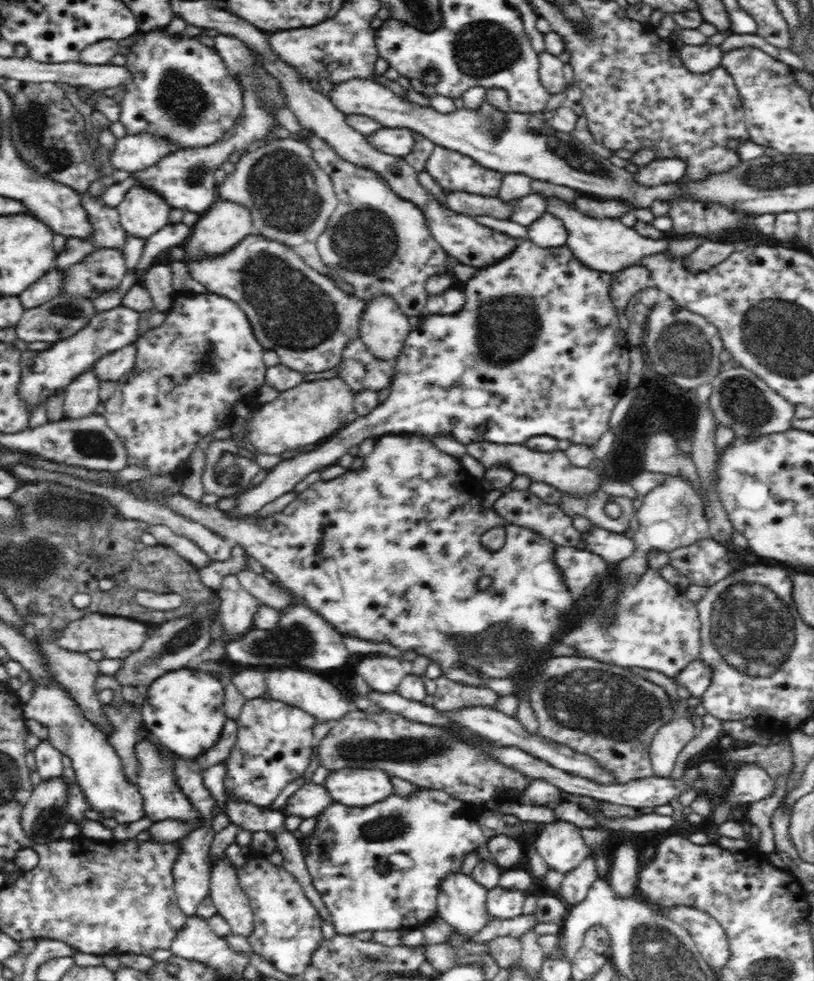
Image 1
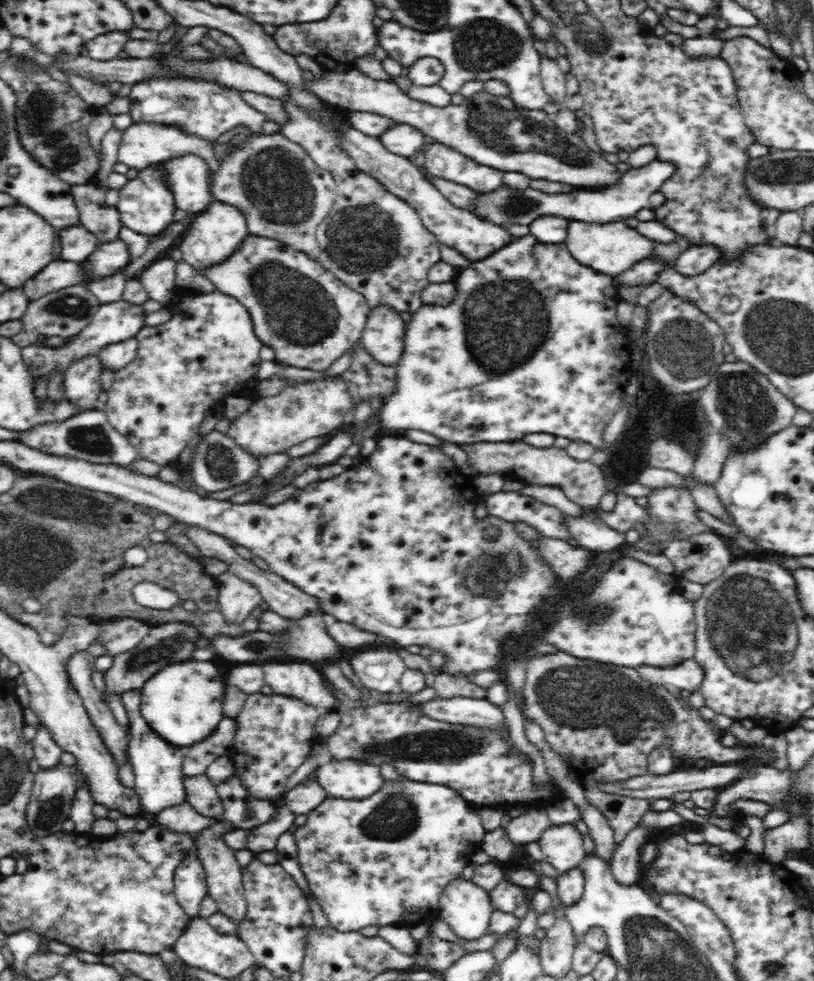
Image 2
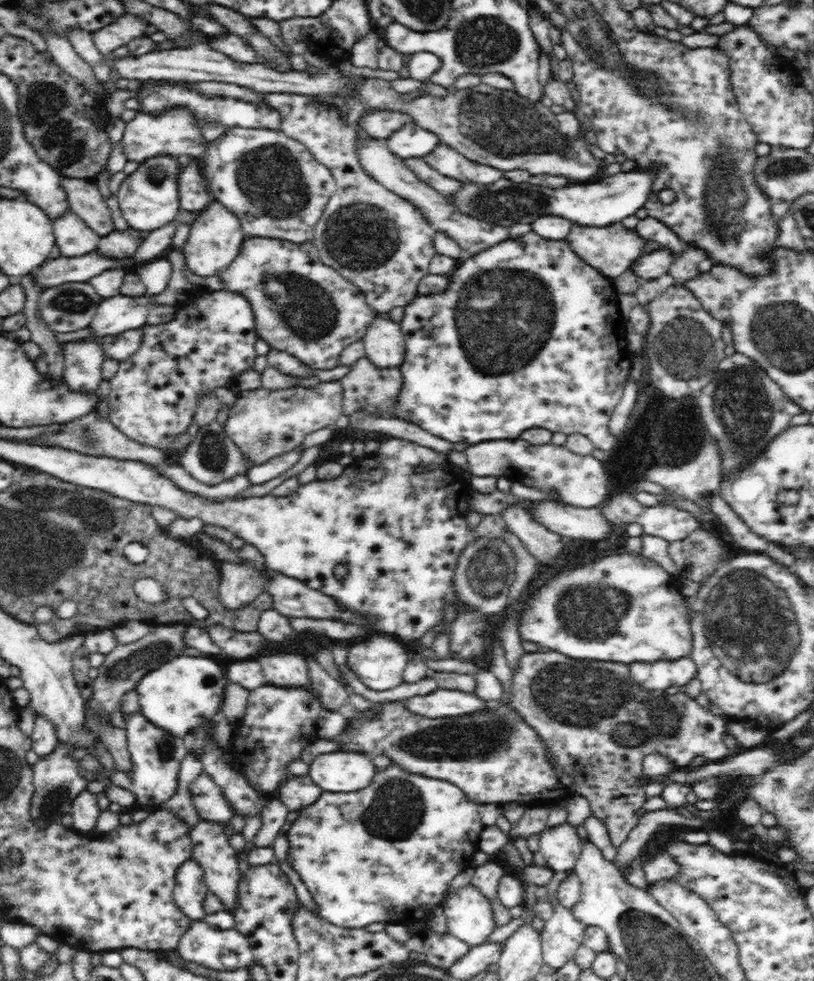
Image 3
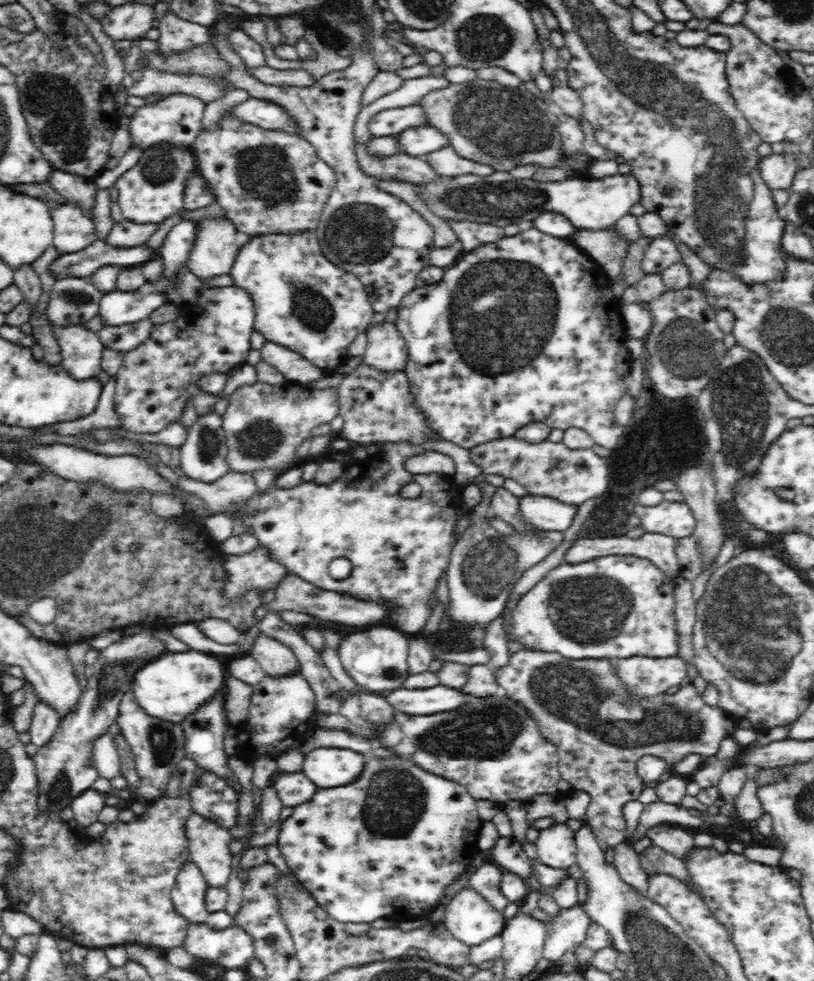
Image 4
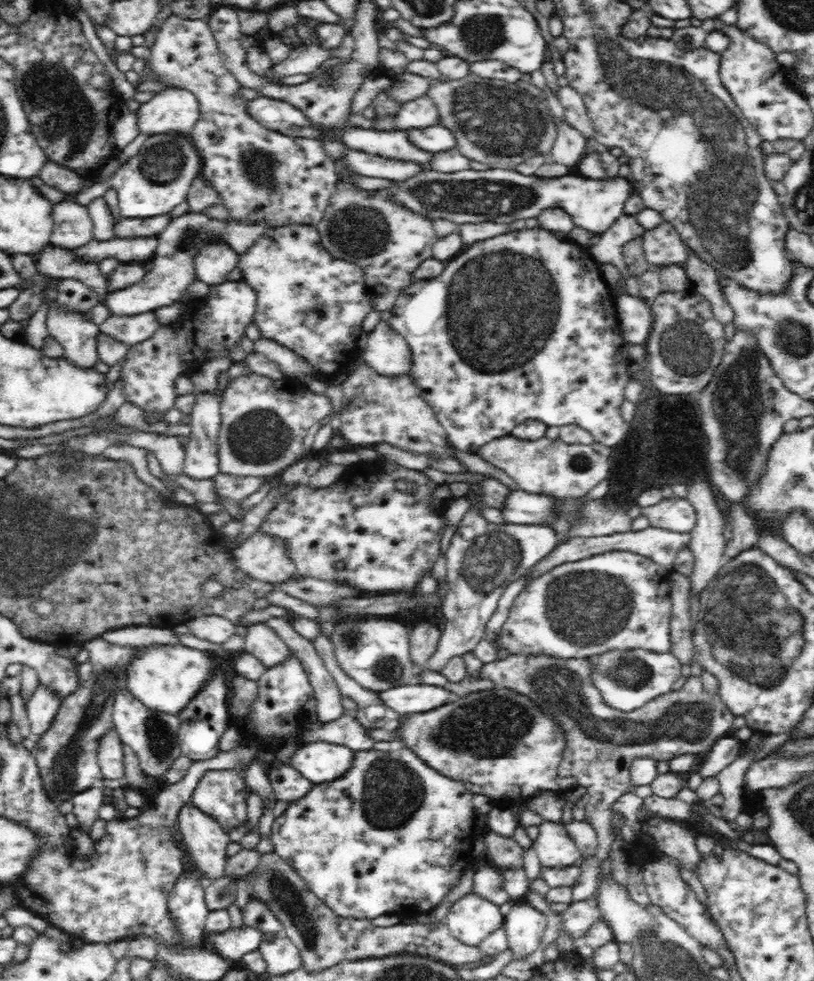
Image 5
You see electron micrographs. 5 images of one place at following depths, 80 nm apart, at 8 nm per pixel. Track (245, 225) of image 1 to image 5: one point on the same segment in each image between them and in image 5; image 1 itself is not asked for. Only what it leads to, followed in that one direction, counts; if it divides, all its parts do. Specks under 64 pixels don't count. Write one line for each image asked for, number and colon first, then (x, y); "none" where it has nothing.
2: (215, 234)
3: (216, 236)
4: (217, 242)
5: (214, 262)

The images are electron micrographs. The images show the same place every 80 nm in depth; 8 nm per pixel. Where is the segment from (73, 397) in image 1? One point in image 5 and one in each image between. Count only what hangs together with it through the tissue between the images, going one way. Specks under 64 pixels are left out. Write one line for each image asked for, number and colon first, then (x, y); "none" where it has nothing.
2: (82, 382)
3: (83, 359)
4: (82, 350)
5: (77, 335)

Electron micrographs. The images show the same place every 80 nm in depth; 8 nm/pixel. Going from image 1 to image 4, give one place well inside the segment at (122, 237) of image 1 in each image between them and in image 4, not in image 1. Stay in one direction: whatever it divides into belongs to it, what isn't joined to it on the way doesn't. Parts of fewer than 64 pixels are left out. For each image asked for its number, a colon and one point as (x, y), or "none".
2: (103, 221)
3: (87, 202)
4: (79, 191)

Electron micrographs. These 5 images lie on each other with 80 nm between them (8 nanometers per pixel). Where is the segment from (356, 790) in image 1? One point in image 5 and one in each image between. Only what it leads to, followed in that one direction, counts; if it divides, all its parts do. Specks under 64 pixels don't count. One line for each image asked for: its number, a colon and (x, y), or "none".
2: (350, 779)
3: (337, 771)
4: (325, 766)
5: (320, 762)

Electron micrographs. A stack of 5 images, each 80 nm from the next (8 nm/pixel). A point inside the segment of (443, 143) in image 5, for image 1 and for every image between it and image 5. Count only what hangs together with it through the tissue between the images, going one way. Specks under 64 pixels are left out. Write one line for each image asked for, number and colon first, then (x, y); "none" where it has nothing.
1: (397, 142)
2: (403, 140)
3: (409, 141)
4: (419, 141)

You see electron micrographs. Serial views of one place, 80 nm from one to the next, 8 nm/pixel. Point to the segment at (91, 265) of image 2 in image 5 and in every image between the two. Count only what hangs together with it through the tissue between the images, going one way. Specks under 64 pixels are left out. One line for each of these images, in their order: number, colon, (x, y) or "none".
3: (118, 245)
4: (126, 234)
5: (126, 228)

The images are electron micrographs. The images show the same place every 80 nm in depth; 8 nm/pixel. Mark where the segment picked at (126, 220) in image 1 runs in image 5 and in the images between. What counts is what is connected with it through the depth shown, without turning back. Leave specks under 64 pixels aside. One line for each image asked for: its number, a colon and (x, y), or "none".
2: (146, 206)
3: (148, 198)
4: (152, 191)
5: (153, 183)

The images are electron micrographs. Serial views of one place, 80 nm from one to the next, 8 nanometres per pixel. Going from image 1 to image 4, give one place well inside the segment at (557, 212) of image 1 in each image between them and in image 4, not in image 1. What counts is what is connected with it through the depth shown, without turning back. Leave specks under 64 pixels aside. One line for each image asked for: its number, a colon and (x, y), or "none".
2: (611, 249)
3: (612, 249)
4: (607, 248)

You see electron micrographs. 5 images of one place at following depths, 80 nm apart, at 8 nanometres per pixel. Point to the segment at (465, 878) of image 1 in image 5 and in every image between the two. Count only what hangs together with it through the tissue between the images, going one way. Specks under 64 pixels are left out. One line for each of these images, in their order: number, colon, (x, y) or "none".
2: (464, 906)
3: (469, 914)
4: (471, 919)
5: (471, 918)

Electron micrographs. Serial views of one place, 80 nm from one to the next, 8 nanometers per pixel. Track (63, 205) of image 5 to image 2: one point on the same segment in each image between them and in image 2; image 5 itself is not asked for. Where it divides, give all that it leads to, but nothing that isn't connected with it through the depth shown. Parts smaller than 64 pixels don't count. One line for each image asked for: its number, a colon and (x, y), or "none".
2: (77, 244)
3: (74, 238)
4: (72, 231)

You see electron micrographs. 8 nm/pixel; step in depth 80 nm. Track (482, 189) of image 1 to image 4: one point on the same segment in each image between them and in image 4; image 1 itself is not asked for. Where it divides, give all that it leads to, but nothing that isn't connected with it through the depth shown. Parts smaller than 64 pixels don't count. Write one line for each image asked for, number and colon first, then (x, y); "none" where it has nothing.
2: (443, 162)
3: (446, 160)
4: (446, 161)

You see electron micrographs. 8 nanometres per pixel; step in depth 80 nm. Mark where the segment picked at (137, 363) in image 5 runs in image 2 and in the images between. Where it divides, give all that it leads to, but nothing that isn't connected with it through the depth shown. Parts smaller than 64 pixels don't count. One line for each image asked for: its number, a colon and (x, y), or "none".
2: (185, 368)
3: (154, 395)
4: (150, 388)

